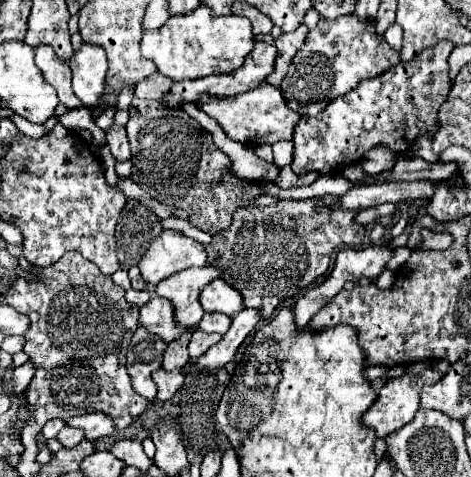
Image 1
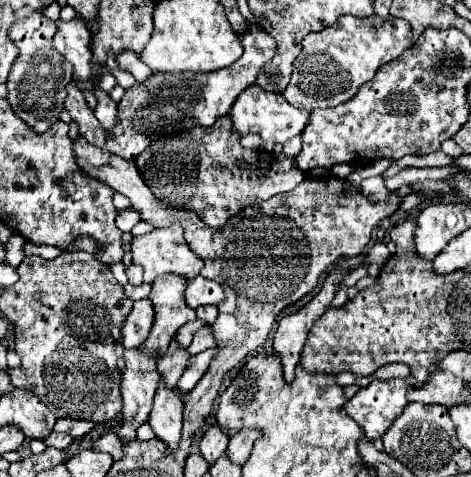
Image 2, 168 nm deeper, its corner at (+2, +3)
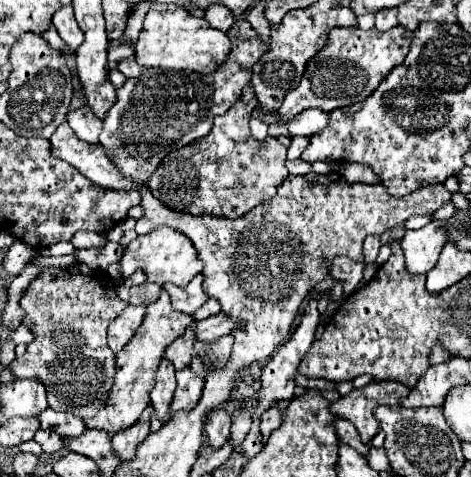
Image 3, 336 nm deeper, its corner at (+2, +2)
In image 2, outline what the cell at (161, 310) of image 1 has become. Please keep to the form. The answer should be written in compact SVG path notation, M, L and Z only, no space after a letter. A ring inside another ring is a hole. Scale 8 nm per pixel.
M149 298L135 302L131 314L127 316L125 324L123 324L123 346L125 348L137 348L145 342L145 338L149 336L149 330L153 326L153 304Z

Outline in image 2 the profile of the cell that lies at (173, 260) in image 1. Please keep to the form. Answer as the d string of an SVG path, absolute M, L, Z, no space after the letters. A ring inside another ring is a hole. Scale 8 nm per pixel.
M177 224L167 226L167 228L157 228L145 236L135 236L133 246L131 246L131 254L133 254L133 264L143 266L147 284L151 284L157 276L169 274L169 272L185 276L185 278L193 278L203 268L201 258L197 258L197 254L193 254L191 246L183 238L183 228Z

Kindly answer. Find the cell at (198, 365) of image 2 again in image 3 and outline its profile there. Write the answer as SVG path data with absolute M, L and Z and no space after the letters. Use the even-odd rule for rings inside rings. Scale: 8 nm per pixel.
M189 367L177 371L177 389L171 403L171 415L177 411L189 411L197 405L203 391L203 379L195 375Z

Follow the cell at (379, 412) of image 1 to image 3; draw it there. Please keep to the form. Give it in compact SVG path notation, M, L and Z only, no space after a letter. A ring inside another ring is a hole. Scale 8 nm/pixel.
M371 381L363 389L353 389L349 395L339 397L331 403L329 411L335 417L347 419L359 431L359 437L365 445L371 445L371 439L379 431L379 423L373 417L373 411L379 405L397 405L405 395L405 387L397 381Z

